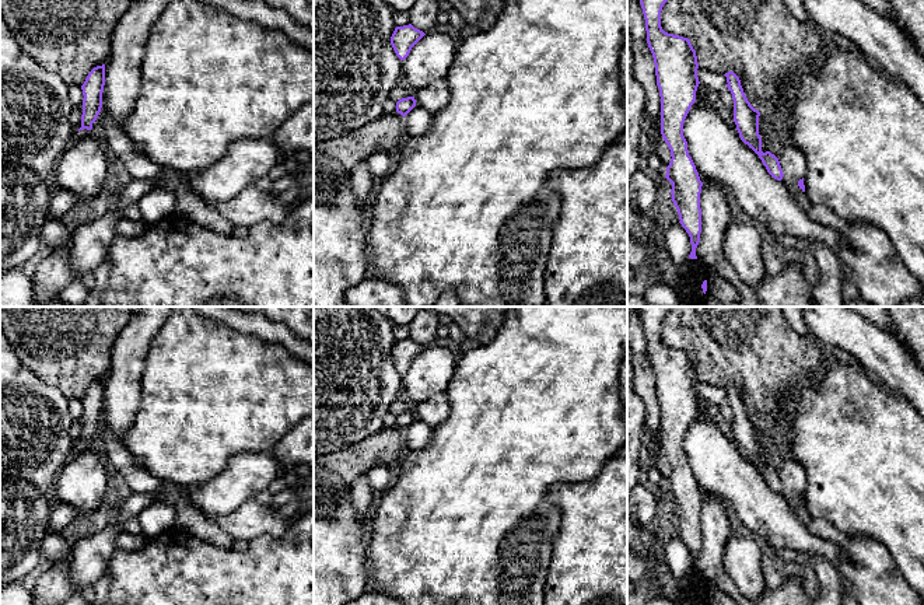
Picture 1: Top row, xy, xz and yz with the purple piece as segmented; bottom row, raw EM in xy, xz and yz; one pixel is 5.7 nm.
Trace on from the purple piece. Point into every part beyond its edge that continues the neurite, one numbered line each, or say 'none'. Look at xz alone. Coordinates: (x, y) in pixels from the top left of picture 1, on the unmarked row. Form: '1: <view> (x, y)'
none

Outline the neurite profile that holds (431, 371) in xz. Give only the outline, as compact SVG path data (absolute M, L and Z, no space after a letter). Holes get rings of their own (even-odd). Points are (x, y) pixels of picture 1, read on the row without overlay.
M447 347L424 349L402 374L402 391L414 405L447 392L455 374L456 360Z

